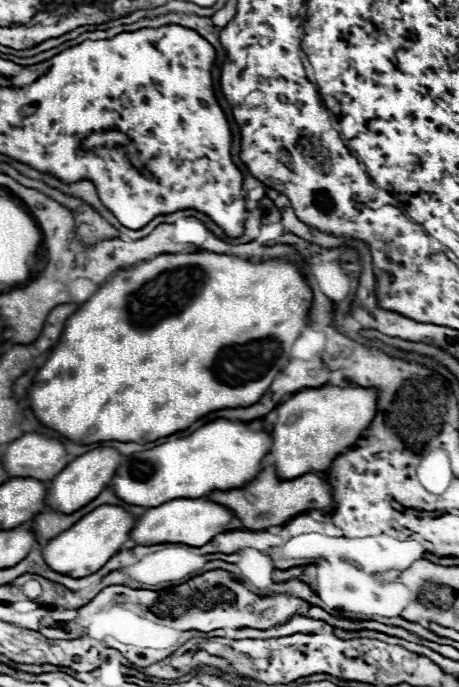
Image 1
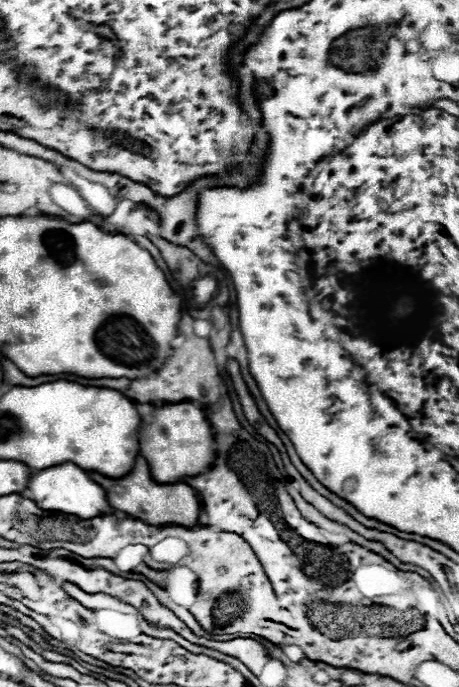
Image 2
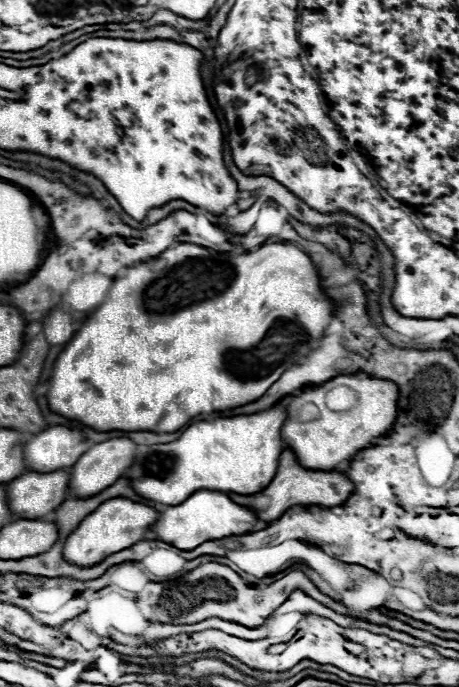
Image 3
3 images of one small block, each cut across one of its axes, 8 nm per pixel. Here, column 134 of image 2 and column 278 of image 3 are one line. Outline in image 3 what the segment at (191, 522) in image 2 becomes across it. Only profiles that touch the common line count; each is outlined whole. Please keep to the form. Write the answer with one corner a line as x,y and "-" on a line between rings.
284,450
280,454
278,460
278,470
276,476
272,478
272,482
268,484
268,488
264,488
262,492
258,492
258,498
266,498
268,506
260,512
256,512
256,518
262,522
272,522
276,518
280,518
288,508
292,506
300,506
300,504
320,504
320,506
340,506
344,504
350,494
352,494
354,486
352,482
342,474
342,472
322,472
322,470
306,470
296,462
296,456
290,450

